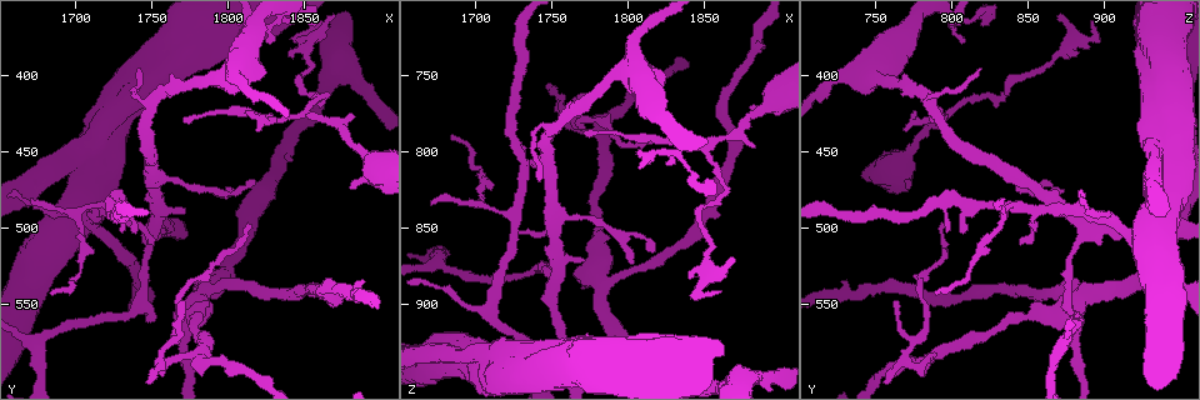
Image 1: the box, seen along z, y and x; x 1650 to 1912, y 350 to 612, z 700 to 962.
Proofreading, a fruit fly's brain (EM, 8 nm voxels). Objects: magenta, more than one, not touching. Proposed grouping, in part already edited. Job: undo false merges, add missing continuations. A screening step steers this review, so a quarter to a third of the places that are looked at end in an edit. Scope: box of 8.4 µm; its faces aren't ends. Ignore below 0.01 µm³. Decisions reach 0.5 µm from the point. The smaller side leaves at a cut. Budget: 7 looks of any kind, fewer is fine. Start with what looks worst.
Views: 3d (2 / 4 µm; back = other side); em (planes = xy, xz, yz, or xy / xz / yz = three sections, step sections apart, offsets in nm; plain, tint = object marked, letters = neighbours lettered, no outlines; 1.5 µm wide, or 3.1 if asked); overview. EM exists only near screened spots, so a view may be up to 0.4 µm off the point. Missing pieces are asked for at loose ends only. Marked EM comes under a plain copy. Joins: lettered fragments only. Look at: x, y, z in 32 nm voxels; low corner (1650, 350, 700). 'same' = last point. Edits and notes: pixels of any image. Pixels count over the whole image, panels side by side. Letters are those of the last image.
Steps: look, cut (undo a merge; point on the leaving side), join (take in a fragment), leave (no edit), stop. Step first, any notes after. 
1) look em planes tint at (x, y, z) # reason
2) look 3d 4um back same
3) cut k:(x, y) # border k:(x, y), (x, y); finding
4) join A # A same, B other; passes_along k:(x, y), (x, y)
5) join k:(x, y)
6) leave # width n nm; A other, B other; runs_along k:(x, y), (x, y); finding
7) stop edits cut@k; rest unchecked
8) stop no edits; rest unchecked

look em planes letters at (1880, 424, 798) # free end

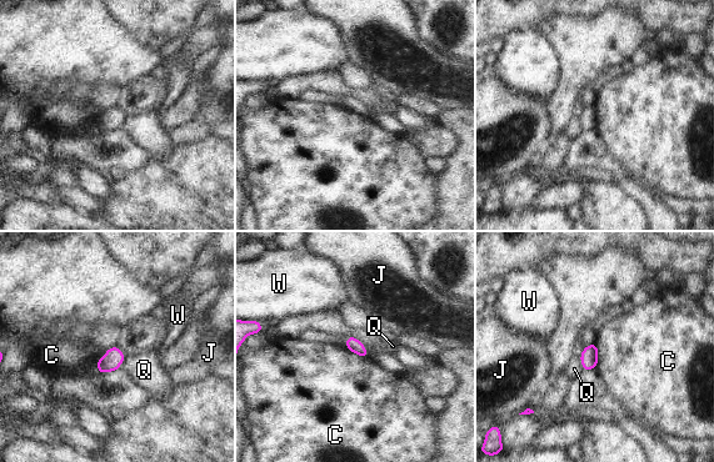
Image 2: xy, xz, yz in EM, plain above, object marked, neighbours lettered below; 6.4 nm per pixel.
leave # C other, J other, Q other, W other; no lettered fragment goes on from it

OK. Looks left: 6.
look 3d 2um back at (1770, 546, 762) # branch stops here

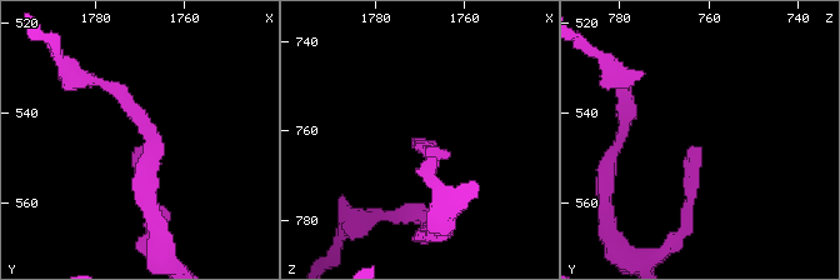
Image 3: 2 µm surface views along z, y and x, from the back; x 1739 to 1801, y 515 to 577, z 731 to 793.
look em planes letters at (1771, 547, 762)

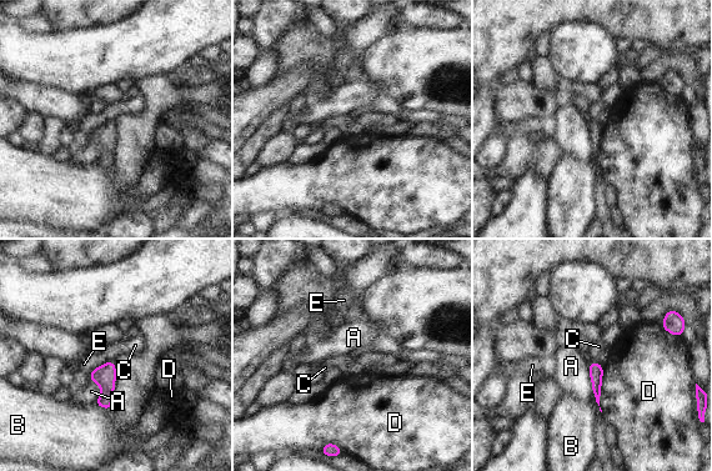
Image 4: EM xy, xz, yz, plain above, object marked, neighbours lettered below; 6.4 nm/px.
leave # A other, B other, C other, D other, E other; border 4:(111, 360), (94, 369); none of them fits

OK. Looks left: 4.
look em xz step 4 tint at (1772, 428, 786) # tapers out

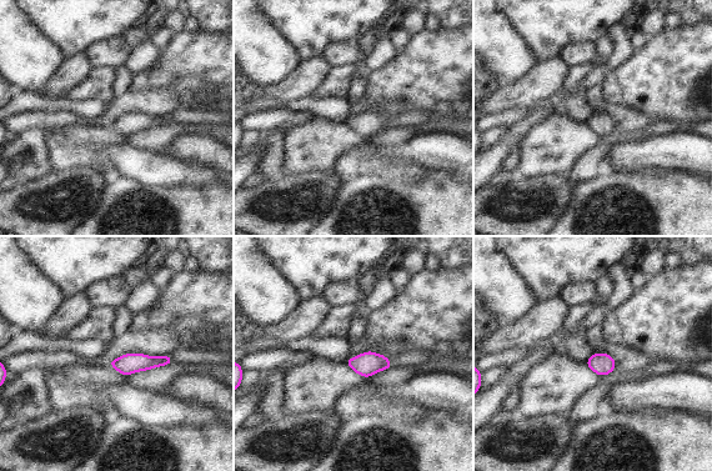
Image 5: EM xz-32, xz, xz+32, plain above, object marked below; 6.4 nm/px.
look em planes letters same

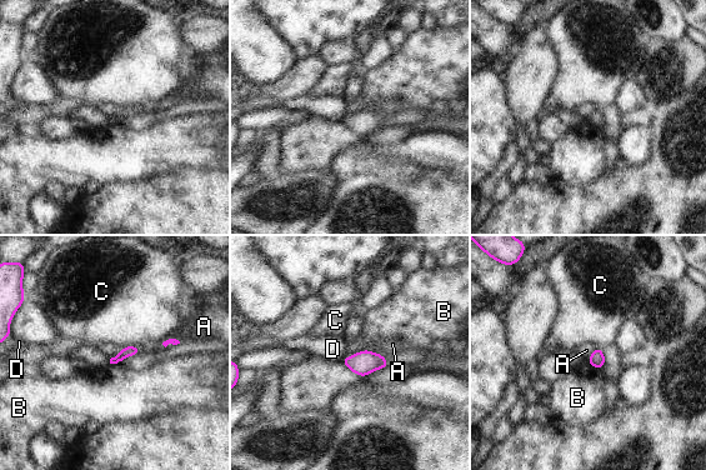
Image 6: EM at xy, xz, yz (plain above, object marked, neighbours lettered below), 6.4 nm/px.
leave # A other, B other, C other, D other; border 6:(369, 349), (345, 358); no lettered fragment goes on from it

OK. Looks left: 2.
stop no edits; rest unchecked

